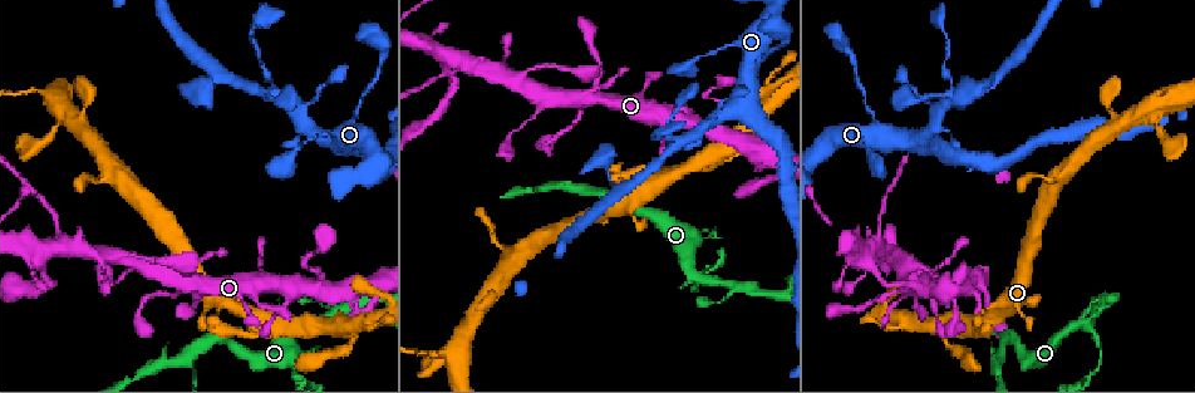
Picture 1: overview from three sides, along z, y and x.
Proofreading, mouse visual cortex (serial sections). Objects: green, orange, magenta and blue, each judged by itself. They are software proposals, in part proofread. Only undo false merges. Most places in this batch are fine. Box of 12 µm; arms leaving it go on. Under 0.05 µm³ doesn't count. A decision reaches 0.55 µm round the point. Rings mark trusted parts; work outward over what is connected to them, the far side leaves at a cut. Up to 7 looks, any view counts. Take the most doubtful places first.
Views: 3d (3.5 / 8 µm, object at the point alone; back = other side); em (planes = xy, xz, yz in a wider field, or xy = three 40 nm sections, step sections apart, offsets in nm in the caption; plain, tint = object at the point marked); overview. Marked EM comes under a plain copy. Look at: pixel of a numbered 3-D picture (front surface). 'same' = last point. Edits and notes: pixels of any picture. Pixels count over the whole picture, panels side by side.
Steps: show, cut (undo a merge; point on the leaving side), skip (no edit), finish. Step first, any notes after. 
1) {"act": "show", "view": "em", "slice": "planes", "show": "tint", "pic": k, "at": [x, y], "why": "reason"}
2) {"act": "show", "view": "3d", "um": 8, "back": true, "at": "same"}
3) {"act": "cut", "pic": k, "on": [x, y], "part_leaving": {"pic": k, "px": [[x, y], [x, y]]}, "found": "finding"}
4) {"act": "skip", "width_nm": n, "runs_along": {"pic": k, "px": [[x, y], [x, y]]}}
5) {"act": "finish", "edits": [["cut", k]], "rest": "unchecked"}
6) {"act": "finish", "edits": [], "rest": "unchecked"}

{"act": "show", "view": "3d", "um": 3.5, "pic": 1, "at": [1085, 323]}

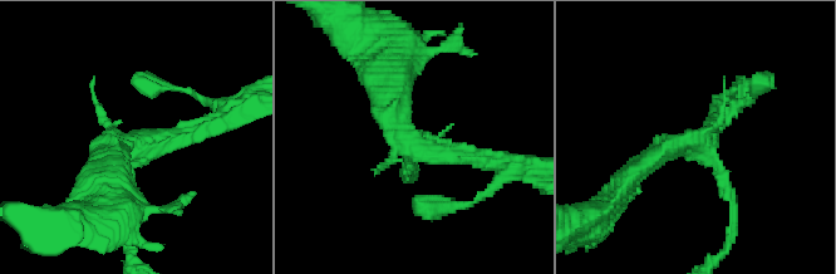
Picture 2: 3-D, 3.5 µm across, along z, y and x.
{"act": "show", "view": "em", "slice": "xy", "step": 5, "show": "tint", "pic": 2, "at": [418, 146], "why": "shape alone is not enough"}

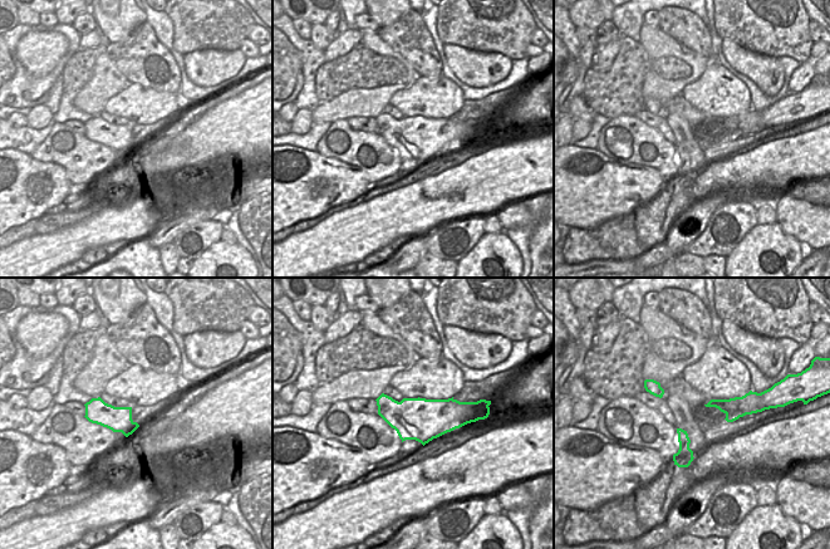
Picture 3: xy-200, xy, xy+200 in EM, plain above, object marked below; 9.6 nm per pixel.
{"act": "skip", "found": "all the same cell"}

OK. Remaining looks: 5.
{"act": "show", "view": "3d", "um": 3.5, "pic": 1, "at": [56, 221]}

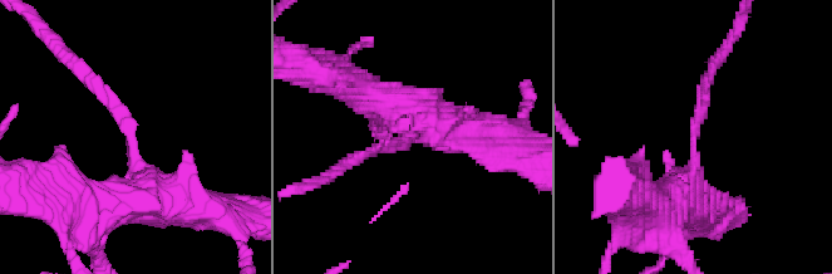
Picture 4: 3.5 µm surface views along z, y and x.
{"act": "skip", "arm_widths_nm": [150, 500], "found": "continuous, no second cell"}

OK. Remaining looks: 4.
{"act": "show", "view": "3d", "um": 8, "pic": 1, "at": [954, 323], "why": "sharp bend"}

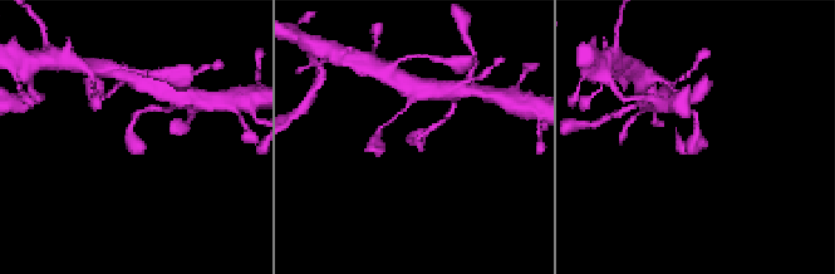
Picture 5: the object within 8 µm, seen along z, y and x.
{"act": "show", "view": "em", "slice": "xy", "step": 3, "show": "tint", "pic": 5, "at": [695, 143], "why": "shape alone is not enough"}

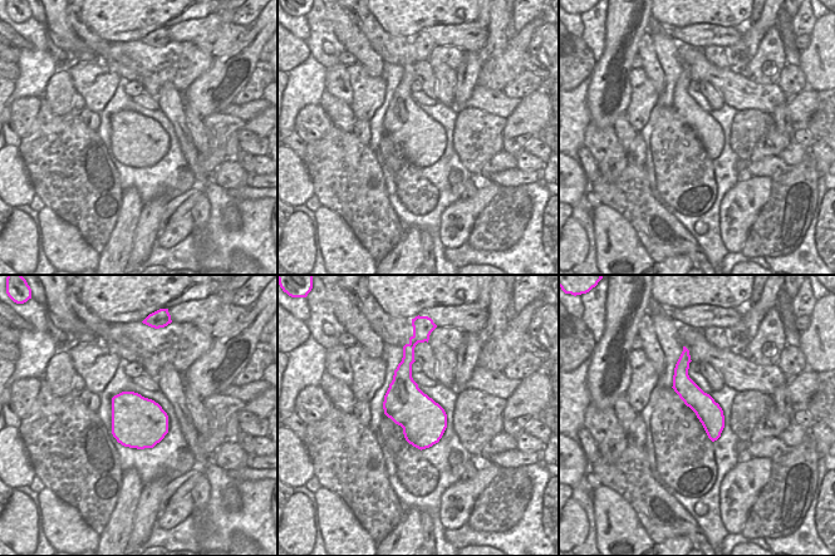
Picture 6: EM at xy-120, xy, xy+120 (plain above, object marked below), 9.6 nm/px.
{"act": "skip", "runs_along": {"pic": 5, "px": [[691, 112], [694, 141], [707, 143]]}, "found": "all the same cell"}

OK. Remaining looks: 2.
{"act": "finish", "edits": [], "rest": "unchecked"}

